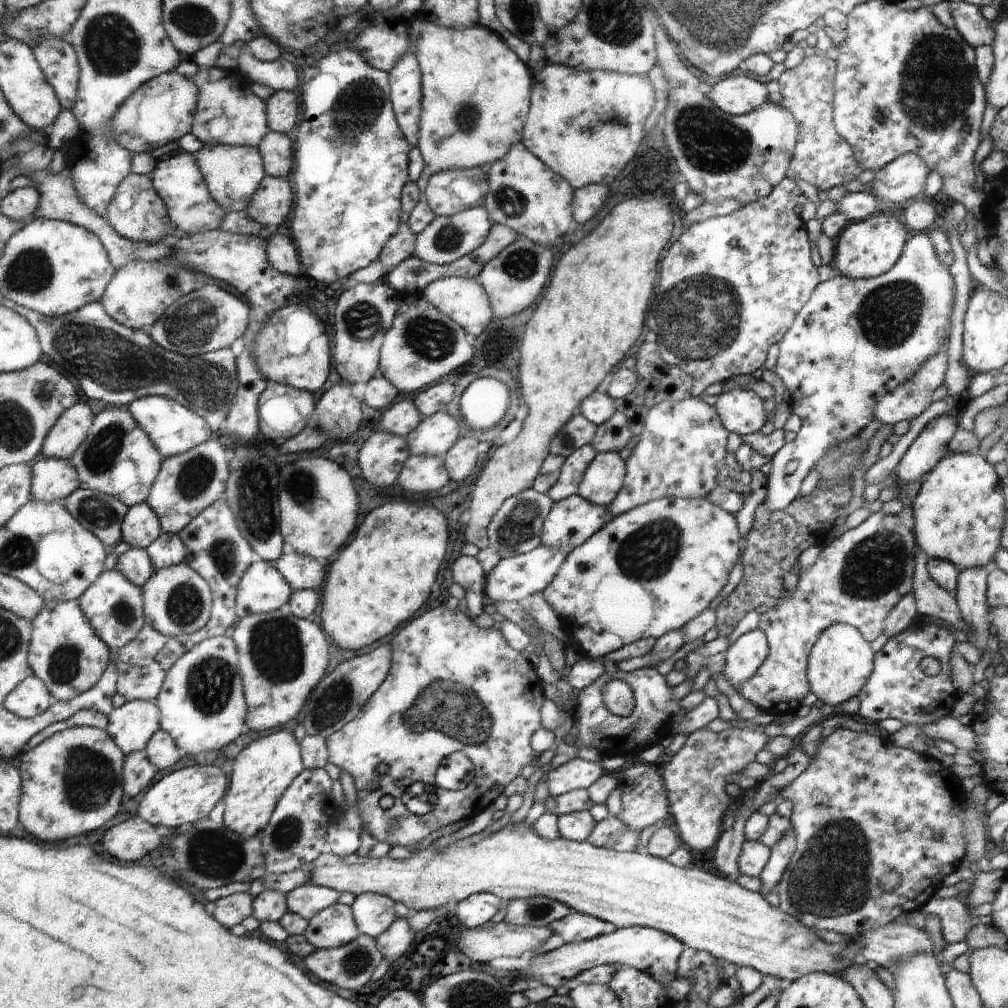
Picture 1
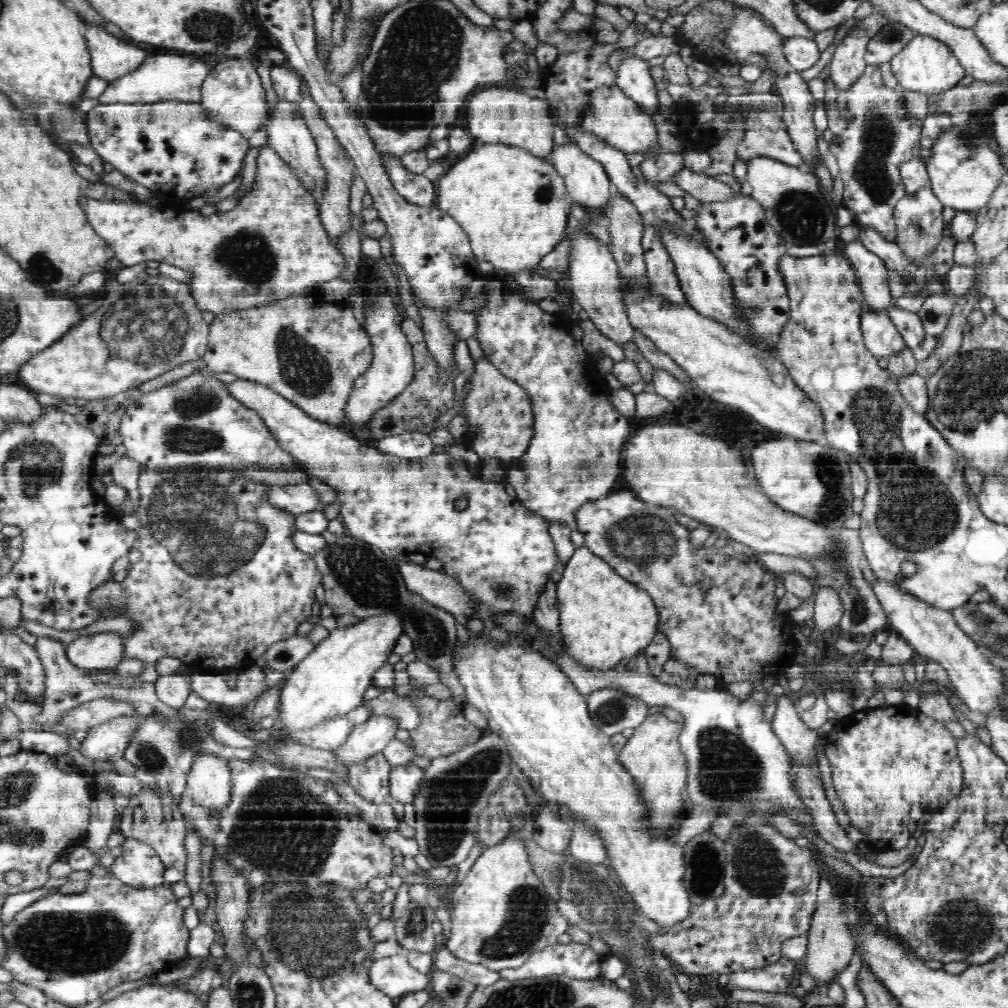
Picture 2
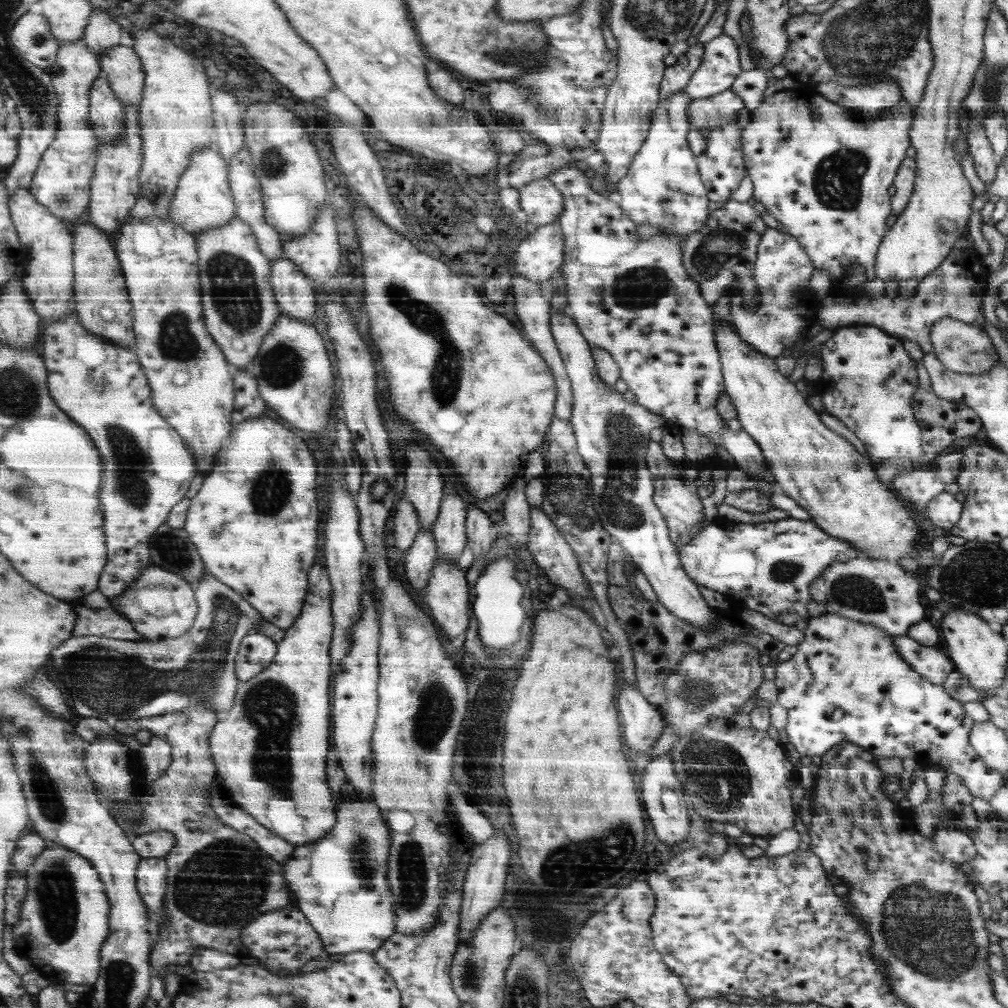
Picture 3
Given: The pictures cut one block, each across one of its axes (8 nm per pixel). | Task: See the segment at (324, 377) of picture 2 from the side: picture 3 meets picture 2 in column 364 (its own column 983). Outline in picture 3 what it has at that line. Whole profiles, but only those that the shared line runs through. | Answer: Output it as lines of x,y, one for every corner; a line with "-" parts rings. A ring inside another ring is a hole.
949,318
937,320
937,324
933,324
933,328
929,332
929,342
931,342
931,348
937,354
937,358
949,370
959,372
959,374
981,374
981,372
991,370
999,362
999,356
987,336
987,332
975,328
973,324
961,322
961,320
949,320

